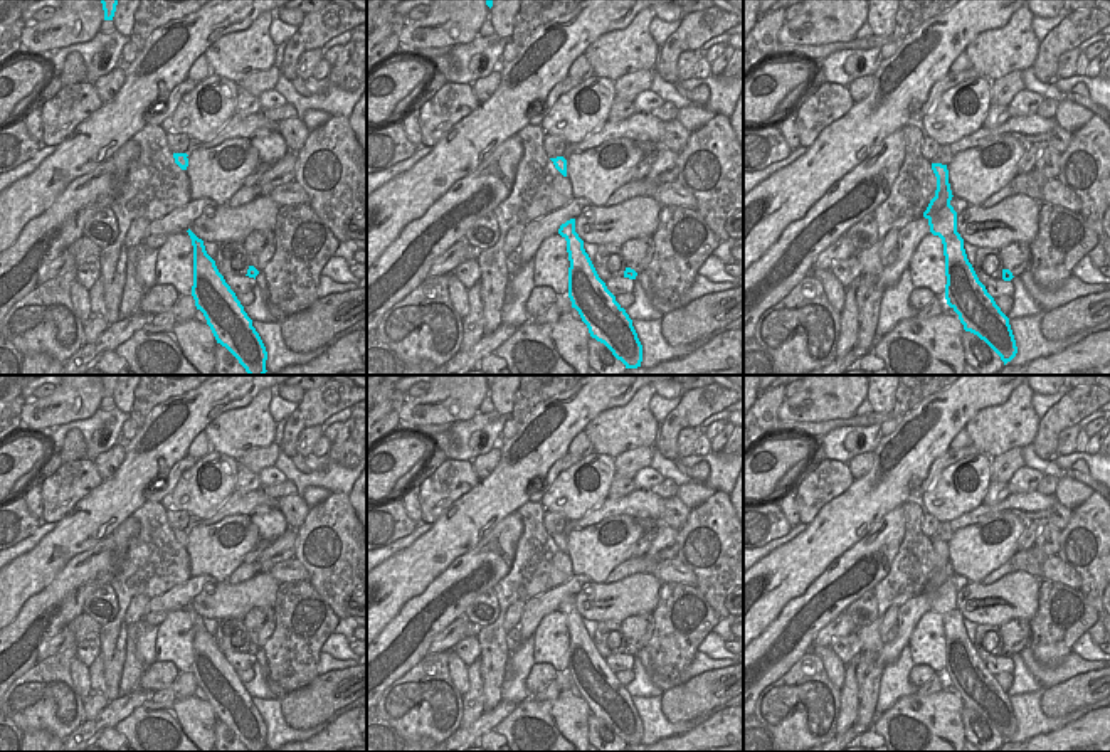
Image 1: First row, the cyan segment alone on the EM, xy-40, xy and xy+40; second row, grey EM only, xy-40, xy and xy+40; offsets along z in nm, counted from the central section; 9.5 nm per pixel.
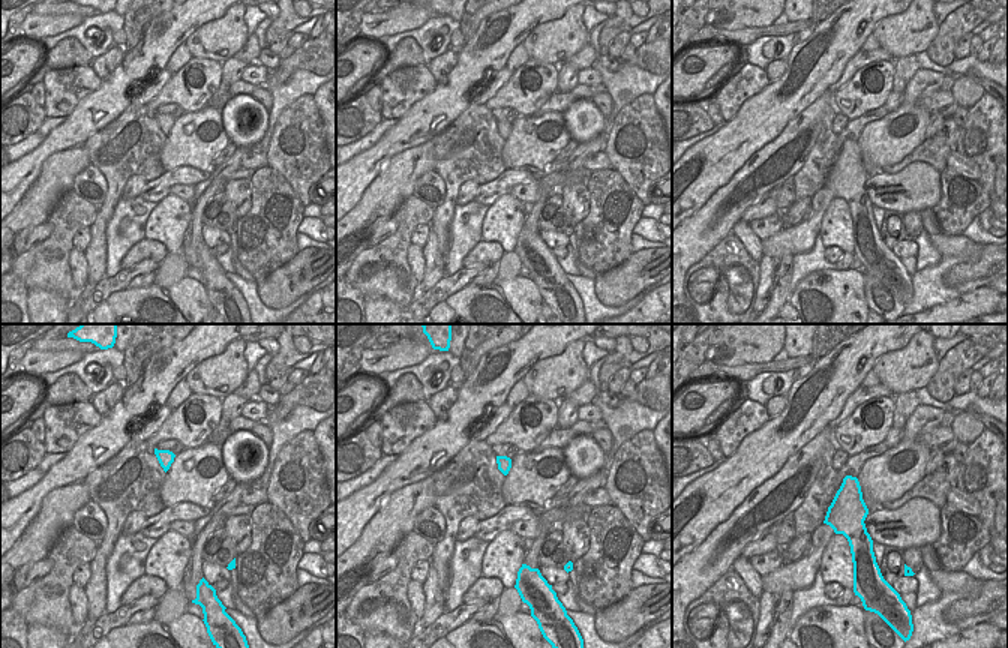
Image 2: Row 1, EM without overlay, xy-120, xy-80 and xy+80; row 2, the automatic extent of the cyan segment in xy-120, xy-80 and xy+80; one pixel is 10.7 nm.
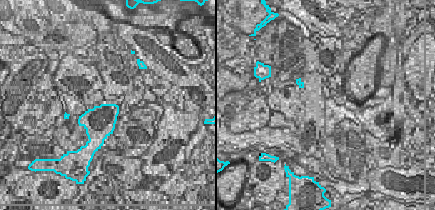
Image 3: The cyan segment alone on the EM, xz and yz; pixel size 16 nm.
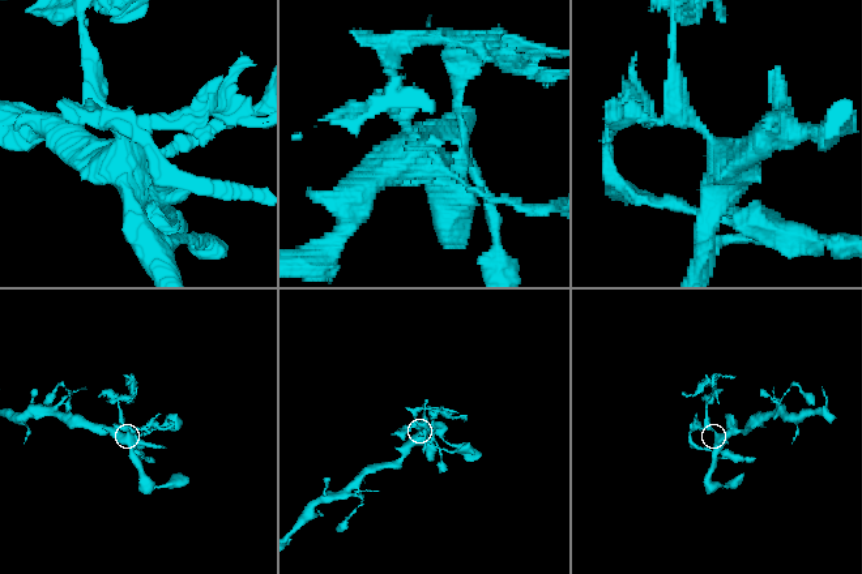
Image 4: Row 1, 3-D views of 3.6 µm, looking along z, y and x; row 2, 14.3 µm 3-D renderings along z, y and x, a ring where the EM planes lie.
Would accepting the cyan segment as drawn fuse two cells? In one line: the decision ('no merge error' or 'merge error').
merge error

